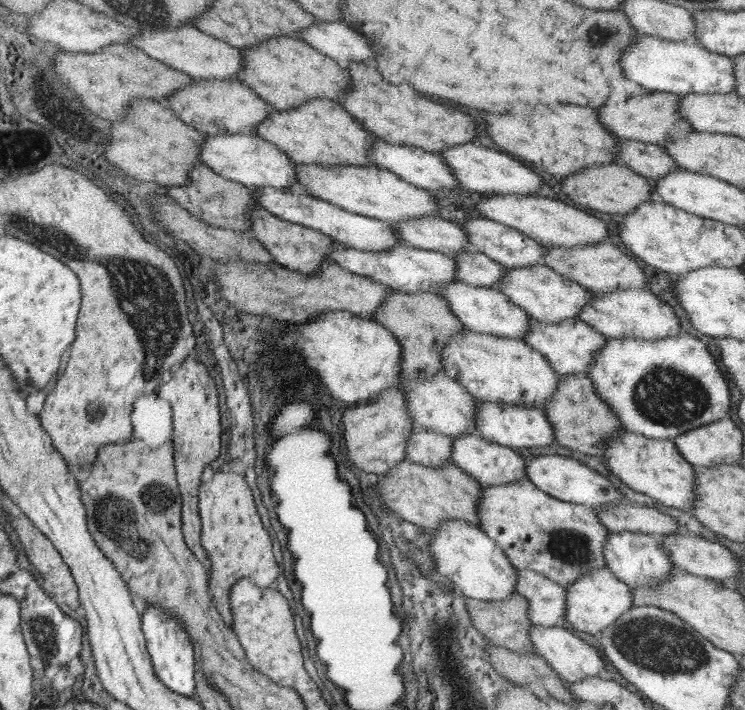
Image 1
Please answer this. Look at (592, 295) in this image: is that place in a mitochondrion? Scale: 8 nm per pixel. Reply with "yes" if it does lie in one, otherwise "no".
no

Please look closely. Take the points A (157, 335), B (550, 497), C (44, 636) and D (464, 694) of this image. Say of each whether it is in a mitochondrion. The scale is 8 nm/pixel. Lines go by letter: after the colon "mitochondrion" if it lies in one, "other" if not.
A: mitochondrion
B: other
C: mitochondrion
D: mitochondrion

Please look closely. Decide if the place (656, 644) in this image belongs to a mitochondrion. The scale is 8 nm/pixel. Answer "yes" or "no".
yes

